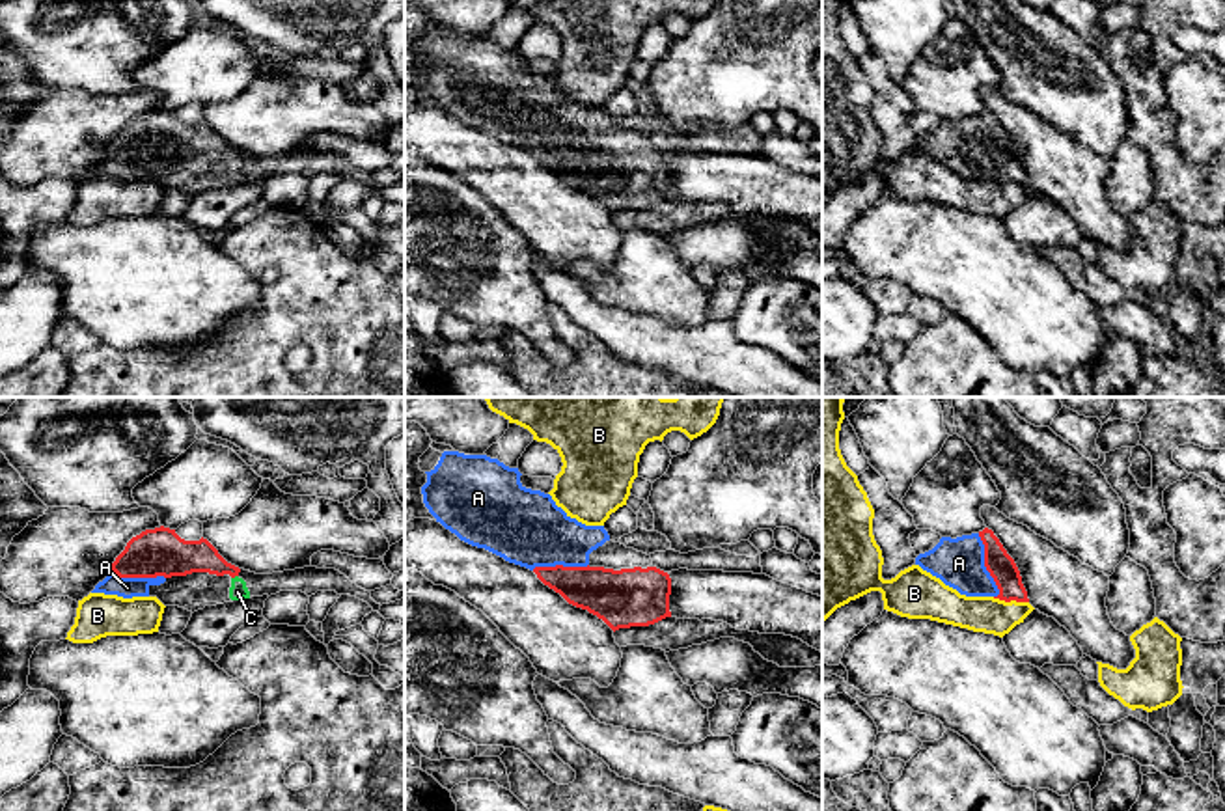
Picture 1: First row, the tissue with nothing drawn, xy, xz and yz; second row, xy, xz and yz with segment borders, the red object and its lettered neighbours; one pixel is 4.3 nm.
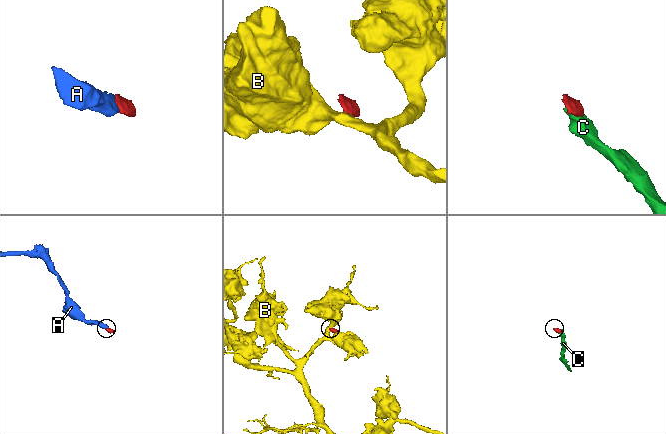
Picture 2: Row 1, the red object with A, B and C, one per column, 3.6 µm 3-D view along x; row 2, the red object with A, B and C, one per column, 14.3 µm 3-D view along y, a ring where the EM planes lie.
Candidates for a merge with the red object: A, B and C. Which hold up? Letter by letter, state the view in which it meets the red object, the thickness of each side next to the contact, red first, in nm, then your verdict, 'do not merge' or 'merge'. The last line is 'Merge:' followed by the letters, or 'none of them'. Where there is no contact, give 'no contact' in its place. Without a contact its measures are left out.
A: yz | 120/220 nm | merge
B: yz | 120/160 nm | do not merge
C: xy | 160/80 nm | merge
Merge: A, C

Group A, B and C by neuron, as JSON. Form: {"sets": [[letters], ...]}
{"sets": [["A", "C"], ["B"]]}

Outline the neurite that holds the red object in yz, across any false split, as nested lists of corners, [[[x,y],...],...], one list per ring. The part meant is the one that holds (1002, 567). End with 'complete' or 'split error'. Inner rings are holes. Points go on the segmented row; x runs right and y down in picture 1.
[[[988,528],[957,539],[942,537],[932,550],[915,557],[915,565],[966,597],[994,597],[1005,602],[1029,602],[1014,559]]] | split error

